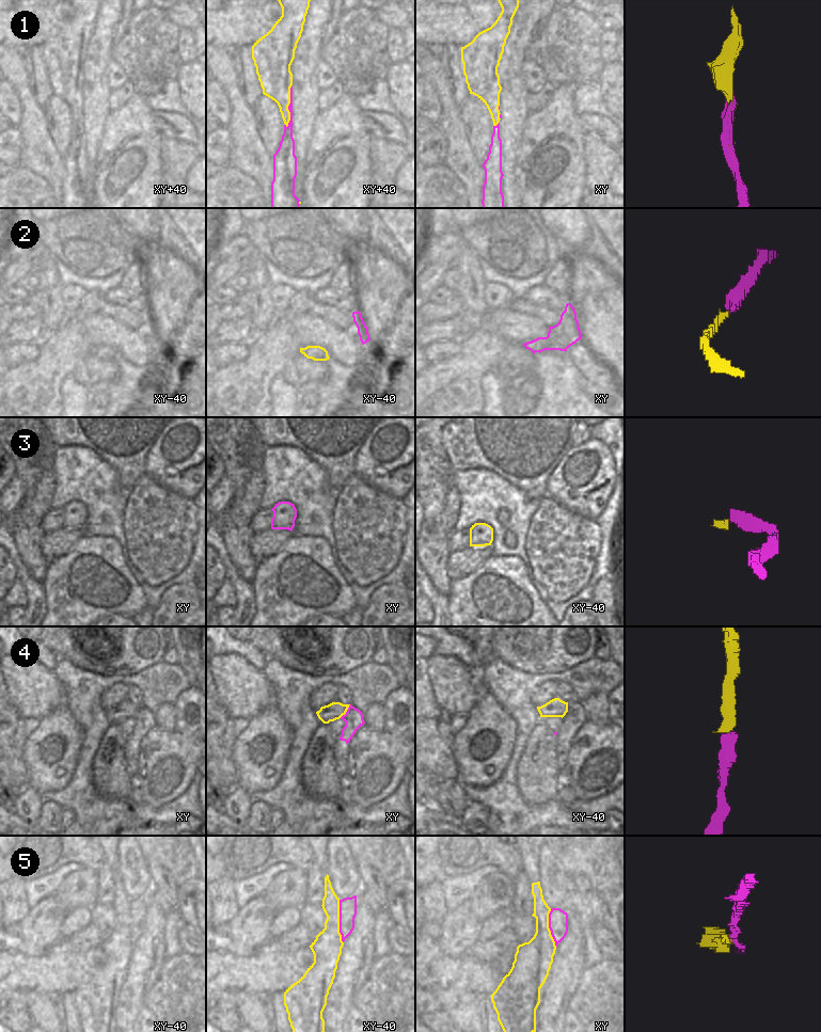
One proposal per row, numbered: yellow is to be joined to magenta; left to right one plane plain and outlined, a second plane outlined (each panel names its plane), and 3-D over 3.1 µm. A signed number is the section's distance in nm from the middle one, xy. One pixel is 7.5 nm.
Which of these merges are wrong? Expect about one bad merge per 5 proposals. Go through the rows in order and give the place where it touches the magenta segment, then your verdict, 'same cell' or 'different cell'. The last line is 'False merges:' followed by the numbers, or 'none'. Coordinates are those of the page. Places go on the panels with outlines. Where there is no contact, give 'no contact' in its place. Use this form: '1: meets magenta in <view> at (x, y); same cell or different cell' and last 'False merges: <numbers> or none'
1: meets magenta in xy+40 at (288, 107); same cell
2: no contact; same cell
3: no contact; same cell
4: meets magenta in xy at (346, 712); same cell
5: meets magenta in xy-40 at (340, 921); different cell
False merges: 5

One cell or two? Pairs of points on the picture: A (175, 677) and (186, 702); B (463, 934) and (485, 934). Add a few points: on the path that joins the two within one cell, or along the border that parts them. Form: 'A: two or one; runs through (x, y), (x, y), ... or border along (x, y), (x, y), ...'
A: two; border along (194, 686), (185, 689), (173, 703), (160, 704)
B: two; border along (480, 923), (477, 937)

